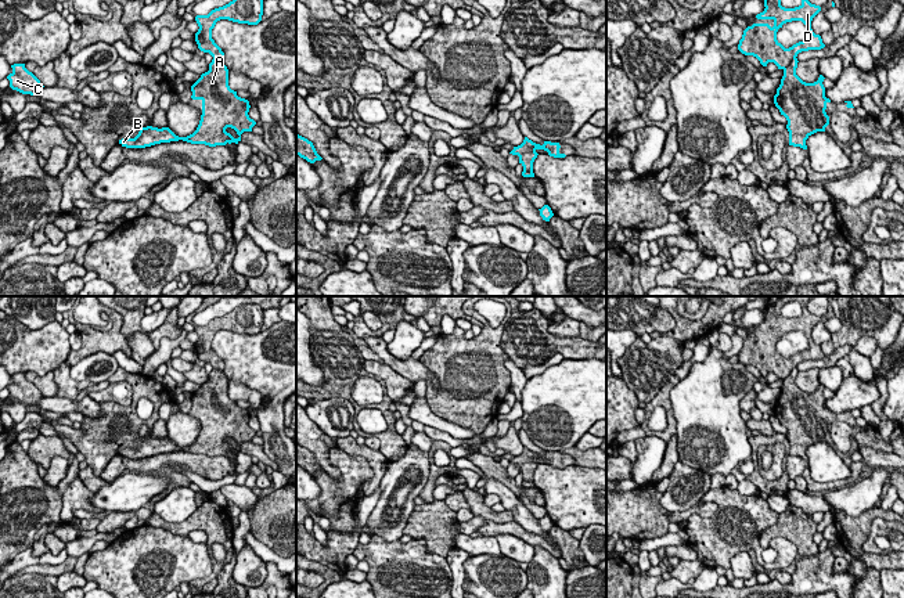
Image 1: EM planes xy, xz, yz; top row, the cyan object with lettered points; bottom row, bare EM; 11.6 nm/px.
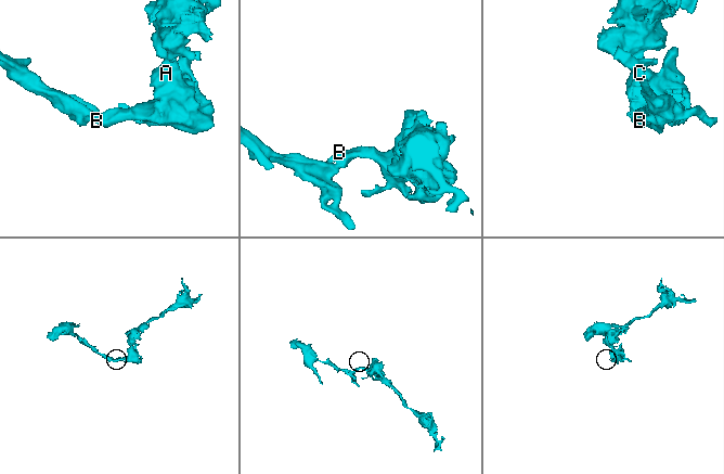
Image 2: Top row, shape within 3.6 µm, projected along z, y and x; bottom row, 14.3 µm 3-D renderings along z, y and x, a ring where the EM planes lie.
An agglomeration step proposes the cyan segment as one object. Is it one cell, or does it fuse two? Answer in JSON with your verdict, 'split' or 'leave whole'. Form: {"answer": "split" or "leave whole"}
{"answer": "split"}

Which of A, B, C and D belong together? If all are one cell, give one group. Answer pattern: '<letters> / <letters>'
A B C / D

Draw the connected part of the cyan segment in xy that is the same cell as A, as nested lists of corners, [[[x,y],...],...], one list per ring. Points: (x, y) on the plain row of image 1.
[[[212,370],[209,381],[191,396],[192,410],[202,411],[202,425],[197,440],[179,447],[169,437],[141,437],[134,448],[122,448],[126,458],[145,458],[161,453],[187,451],[209,457],[238,454],[244,442],[256,435],[249,428],[249,411],[237,406],[228,396],[228,379],[223,370]]]

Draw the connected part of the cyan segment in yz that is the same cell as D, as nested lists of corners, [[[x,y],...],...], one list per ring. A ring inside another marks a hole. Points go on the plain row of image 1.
[[[770,296],[764,309],[764,321],[757,324],[757,329],[772,329],[774,336],[768,334],[753,334],[743,341],[738,360],[745,365],[756,367],[763,377],[774,372],[778,379],[785,379],[793,368],[802,361],[821,360],[825,357],[820,345],[811,339],[813,328],[821,321],[820,316],[807,310],[807,302],[813,296]],[[788,302],[799,302],[802,314],[795,318],[781,316],[781,307]],[[802,331],[810,341],[808,349],[785,359],[777,350],[777,342],[784,334]]]

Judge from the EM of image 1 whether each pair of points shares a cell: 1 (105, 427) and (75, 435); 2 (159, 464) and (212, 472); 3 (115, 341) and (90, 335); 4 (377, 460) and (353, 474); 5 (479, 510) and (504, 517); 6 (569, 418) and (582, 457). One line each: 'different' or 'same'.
1: same
2: same
3: same
4: different
5: same
6: different

